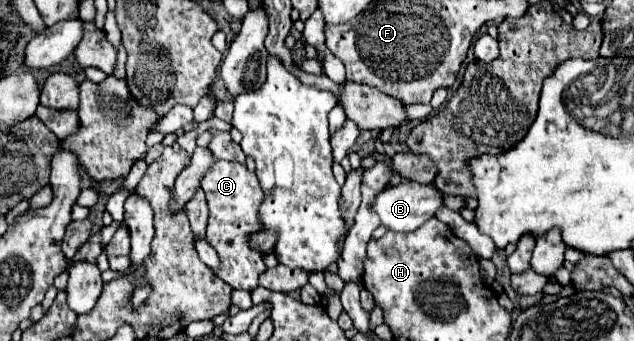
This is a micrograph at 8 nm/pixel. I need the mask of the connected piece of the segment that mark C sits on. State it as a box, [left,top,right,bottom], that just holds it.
[202,161,266,291]

